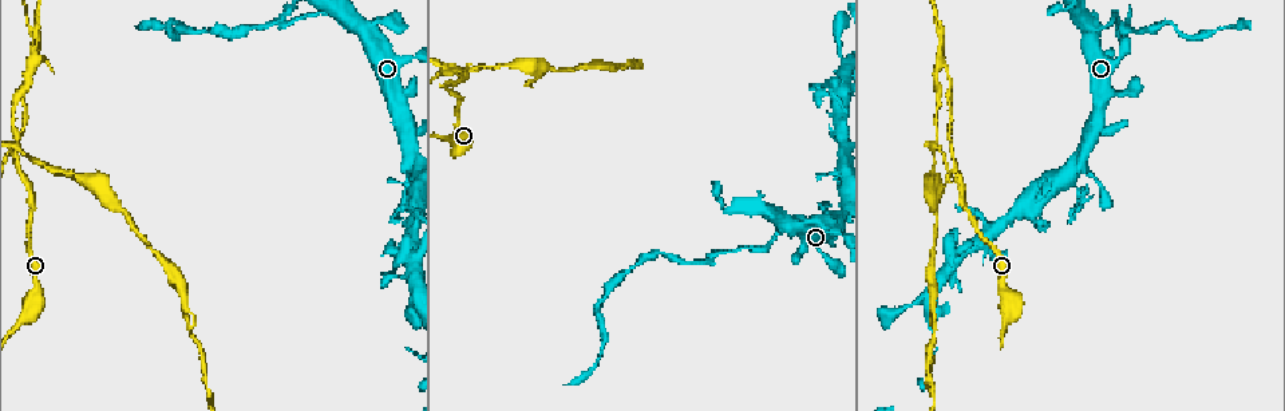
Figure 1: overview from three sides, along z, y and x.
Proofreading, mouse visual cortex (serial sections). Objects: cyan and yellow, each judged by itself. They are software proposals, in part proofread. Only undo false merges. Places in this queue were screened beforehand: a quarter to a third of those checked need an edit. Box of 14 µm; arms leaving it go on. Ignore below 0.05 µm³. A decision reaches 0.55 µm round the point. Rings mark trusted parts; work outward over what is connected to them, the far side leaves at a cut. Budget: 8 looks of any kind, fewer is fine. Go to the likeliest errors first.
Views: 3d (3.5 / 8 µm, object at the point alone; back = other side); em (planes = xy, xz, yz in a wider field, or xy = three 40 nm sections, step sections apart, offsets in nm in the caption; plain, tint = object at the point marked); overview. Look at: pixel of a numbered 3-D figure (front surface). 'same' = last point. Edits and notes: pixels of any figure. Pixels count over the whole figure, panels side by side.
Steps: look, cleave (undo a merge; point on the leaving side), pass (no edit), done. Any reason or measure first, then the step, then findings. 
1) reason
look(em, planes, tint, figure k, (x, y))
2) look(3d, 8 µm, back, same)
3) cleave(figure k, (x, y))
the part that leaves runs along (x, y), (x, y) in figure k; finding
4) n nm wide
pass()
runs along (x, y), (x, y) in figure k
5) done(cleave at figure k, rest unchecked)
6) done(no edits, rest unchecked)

sharp bend
look(3d, 3.5 µm, figure 1, (31, 65))

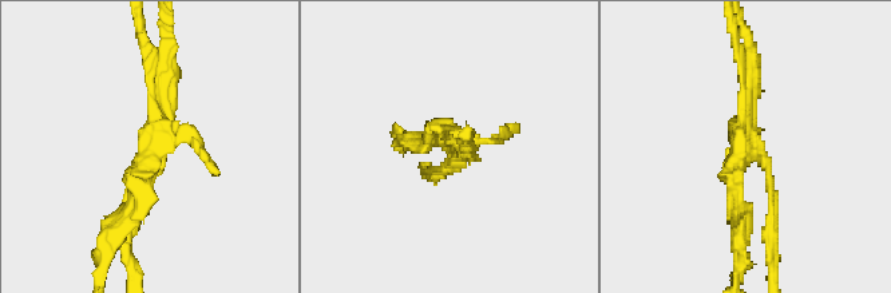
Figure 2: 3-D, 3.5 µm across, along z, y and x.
need the tissue
look(em, planes, tint, figure 2, (155, 151))

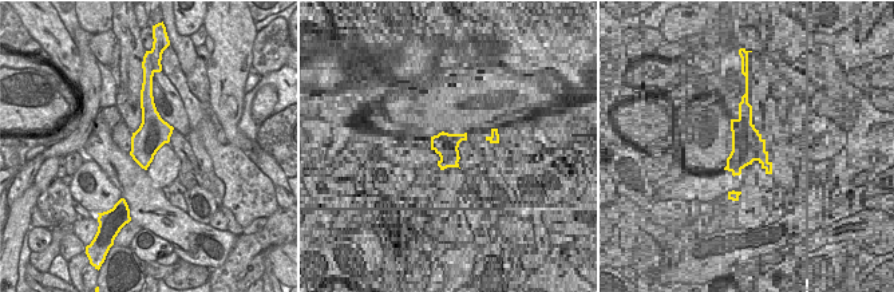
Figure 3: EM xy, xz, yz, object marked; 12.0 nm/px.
cut it another way
look(em, xy, step 1, tint, same)

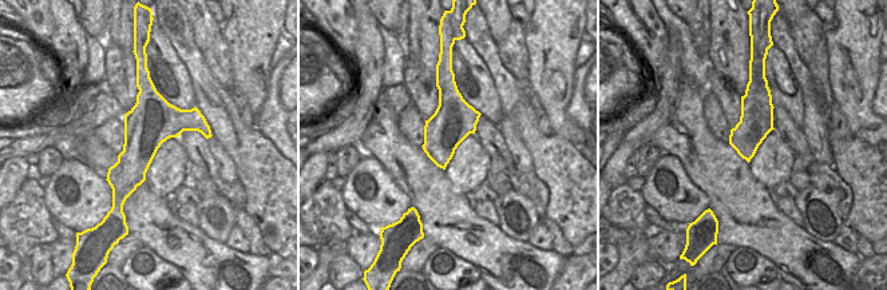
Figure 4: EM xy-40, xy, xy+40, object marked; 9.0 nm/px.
cleave(figure 2, (732, 197))
the part that leaves runs along (749, 153), (735, 166), (741, 264) in figure 2; two cells meet here

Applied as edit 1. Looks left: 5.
four-way junction
look(3d, 3.5 µm, figure 1, (949, 258))

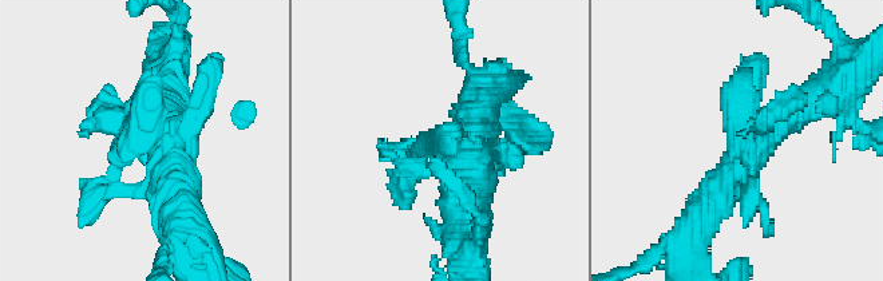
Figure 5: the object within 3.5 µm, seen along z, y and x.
need the tissue
look(em, planes, tint, figure 5, (146, 143))

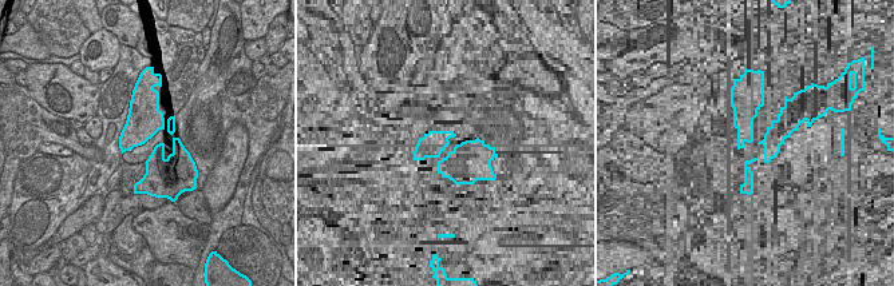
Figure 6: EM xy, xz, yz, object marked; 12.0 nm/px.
pass()
one cell here

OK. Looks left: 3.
abrupt turn
look(3d, 3.5 µm, figure 1, (408, 174))

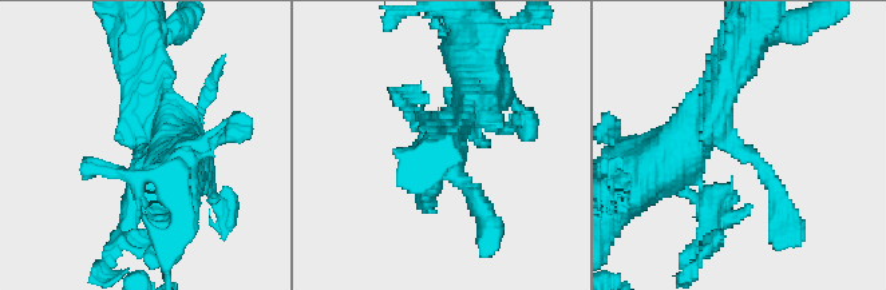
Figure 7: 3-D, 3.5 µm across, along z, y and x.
shape alone is not enough
look(em, planes, tint, figure 7, (138, 154))

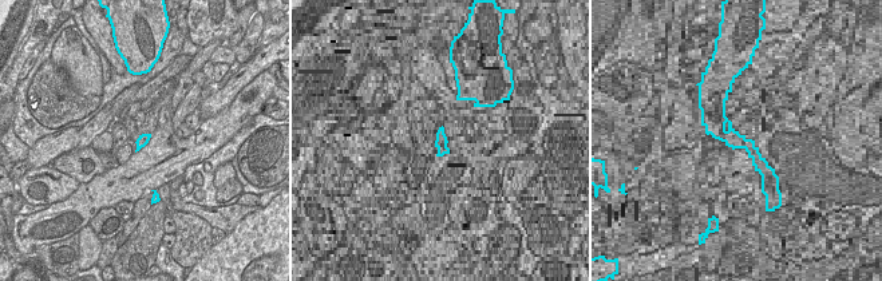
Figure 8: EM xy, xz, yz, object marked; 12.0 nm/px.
another direction
look(em, xy, step 3, tint, same)

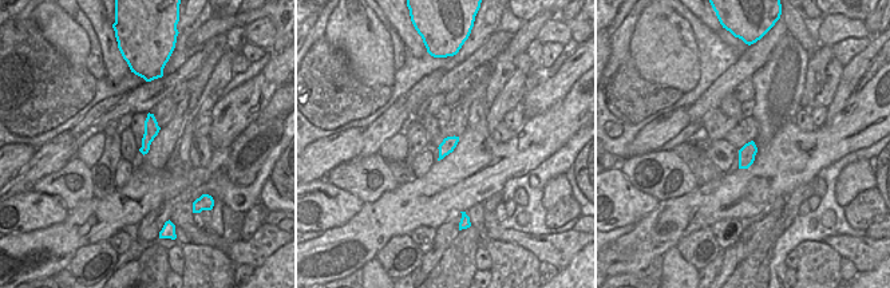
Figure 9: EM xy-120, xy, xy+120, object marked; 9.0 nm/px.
pass()
runs along (726, 84), (718, 130), (756, 158), (787, 227) in figure 7; one cell here

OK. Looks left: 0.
done(cleave at figure 2, rest unchecked)

